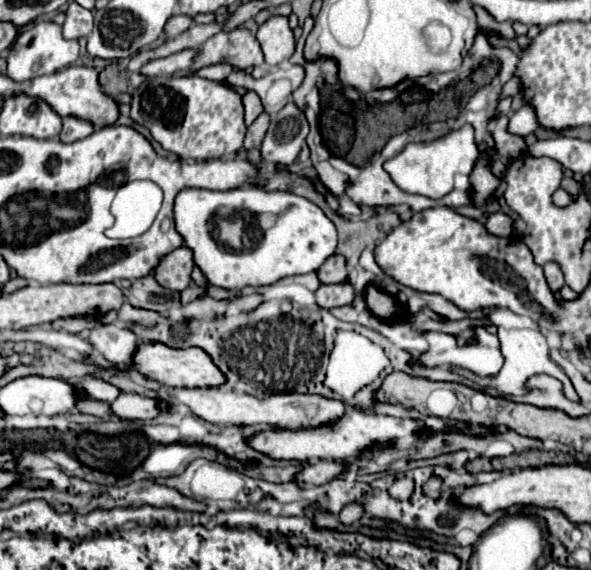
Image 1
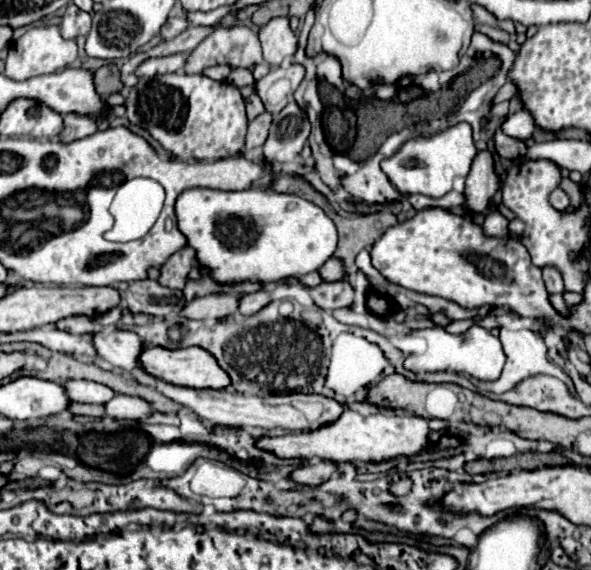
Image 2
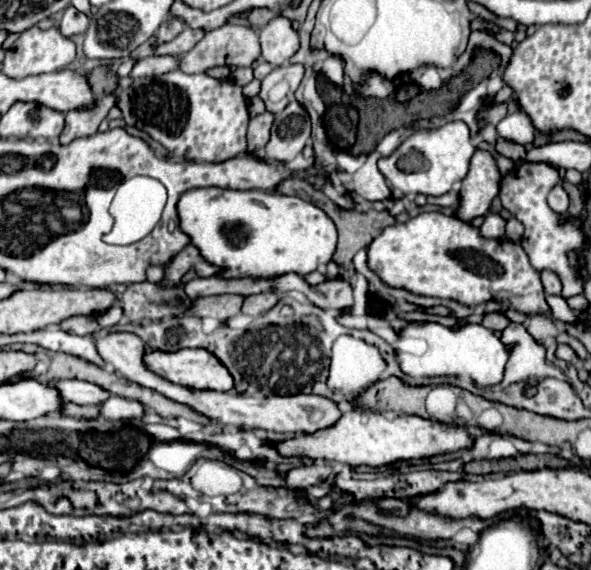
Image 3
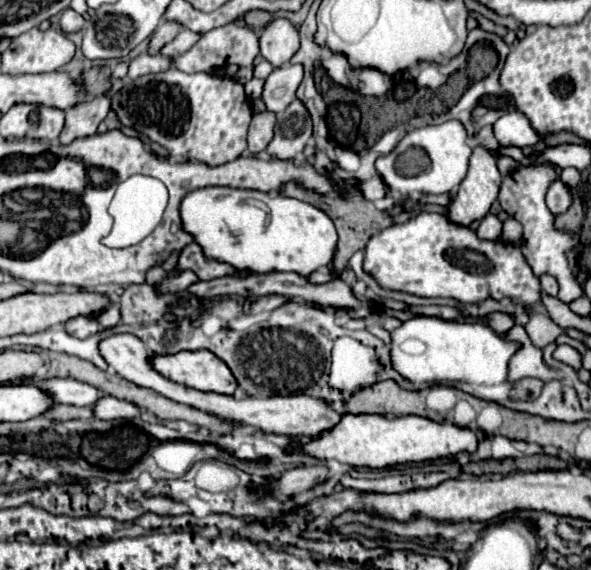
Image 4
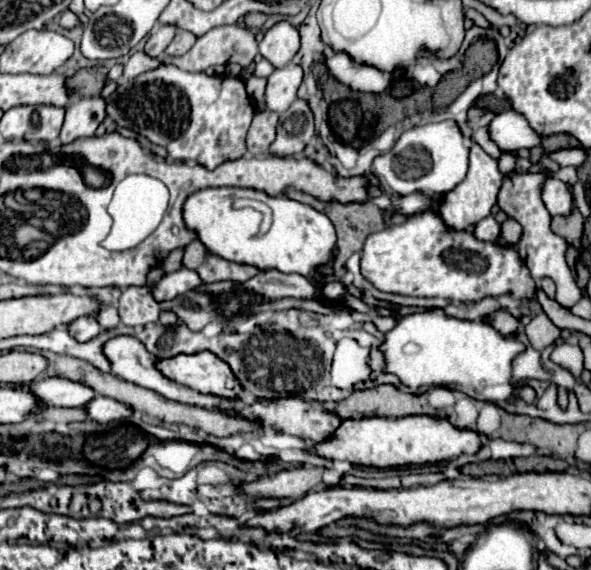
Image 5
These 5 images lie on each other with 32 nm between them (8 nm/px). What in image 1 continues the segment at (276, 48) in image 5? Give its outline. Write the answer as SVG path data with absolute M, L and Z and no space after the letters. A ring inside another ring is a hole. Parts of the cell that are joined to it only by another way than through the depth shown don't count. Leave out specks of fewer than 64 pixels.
M272 16L268 22L264 22L258 28L256 38L262 46L264 60L268 66L278 66L294 54L296 40L288 26L288 18L284 16Z

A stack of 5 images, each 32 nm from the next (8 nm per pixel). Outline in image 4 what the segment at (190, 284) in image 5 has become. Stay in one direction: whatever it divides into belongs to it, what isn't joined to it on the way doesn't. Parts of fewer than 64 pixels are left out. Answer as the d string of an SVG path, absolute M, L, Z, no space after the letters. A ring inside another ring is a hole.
M182 270L178 274L168 274L158 286L158 294L178 294L178 292L184 292L188 290L188 286L196 284L198 282L198 276L190 270Z

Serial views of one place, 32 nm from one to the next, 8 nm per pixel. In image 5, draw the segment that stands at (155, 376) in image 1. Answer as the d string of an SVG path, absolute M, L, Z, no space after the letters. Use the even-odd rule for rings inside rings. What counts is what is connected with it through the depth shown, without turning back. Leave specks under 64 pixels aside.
M200 352L196 356L174 356L172 360L160 360L156 366L166 378L200 394L212 394L226 400L240 398L240 380L234 376L230 366L212 352Z

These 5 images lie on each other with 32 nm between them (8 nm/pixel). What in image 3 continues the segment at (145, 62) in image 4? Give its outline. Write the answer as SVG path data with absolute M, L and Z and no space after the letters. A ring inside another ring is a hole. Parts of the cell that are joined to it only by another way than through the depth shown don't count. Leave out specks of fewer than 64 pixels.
M144 56L138 58L132 66L130 76L132 78L142 78L142 76L156 76L156 74L164 74L170 70L178 68L178 58L174 56Z

